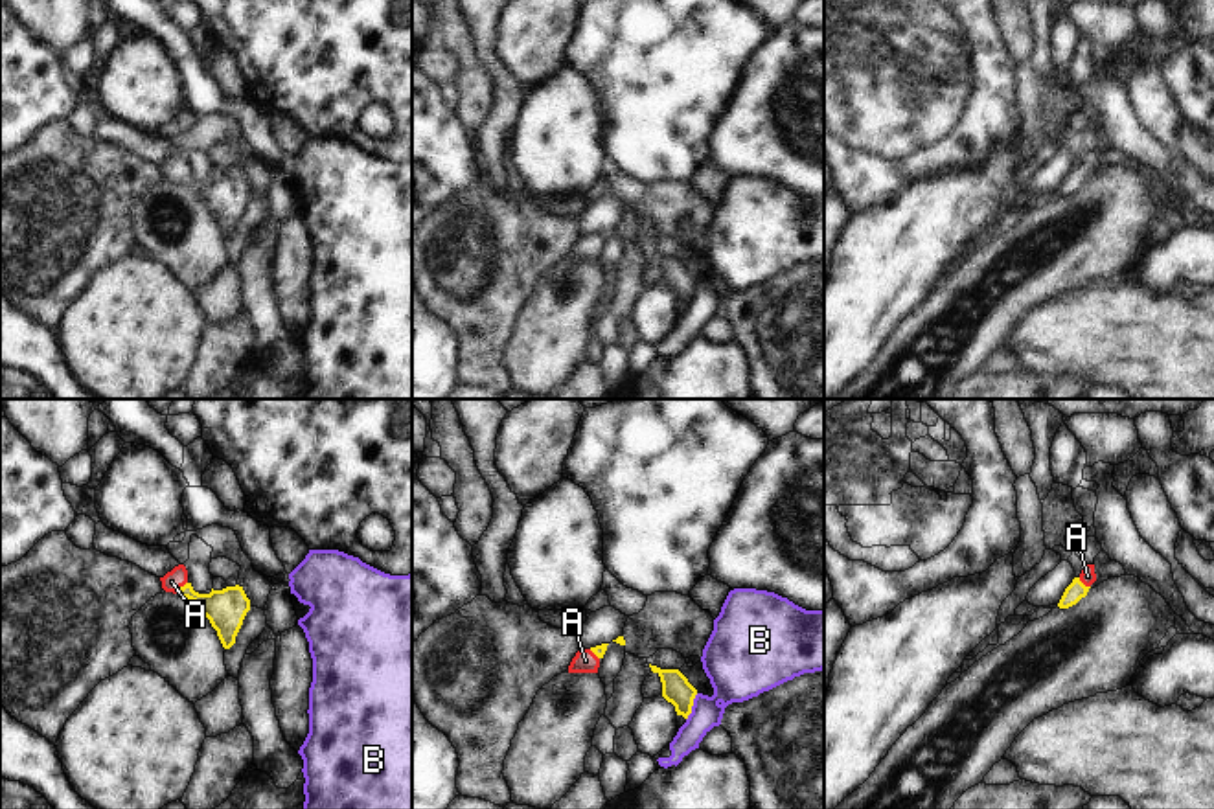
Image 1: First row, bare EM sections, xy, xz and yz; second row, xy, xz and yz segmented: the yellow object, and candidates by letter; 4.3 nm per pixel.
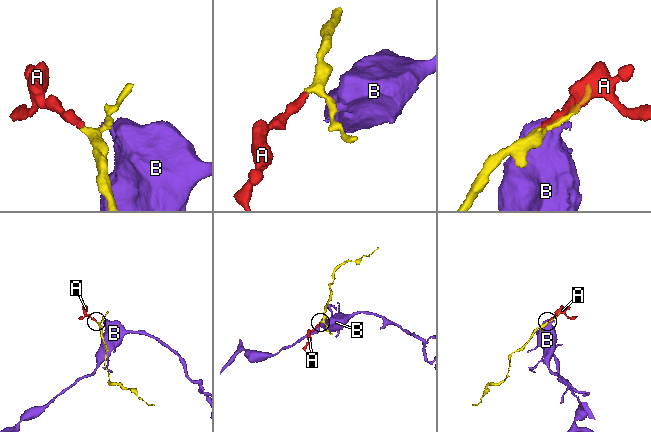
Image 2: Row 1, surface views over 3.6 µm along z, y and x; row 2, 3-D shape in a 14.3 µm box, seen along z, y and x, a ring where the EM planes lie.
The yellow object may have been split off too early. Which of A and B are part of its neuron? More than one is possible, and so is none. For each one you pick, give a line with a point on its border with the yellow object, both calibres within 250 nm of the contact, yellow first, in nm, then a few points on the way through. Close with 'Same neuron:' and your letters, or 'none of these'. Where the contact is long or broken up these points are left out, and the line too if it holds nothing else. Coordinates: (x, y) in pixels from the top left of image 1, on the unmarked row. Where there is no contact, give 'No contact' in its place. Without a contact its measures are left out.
A: Touches yellow at xy (181, 175). Thickness 170 nm (yellow) against 90 nm. Path across: xy (225, 197), (210, 193), (181, 175), (171, 170)
Same neuron: A

